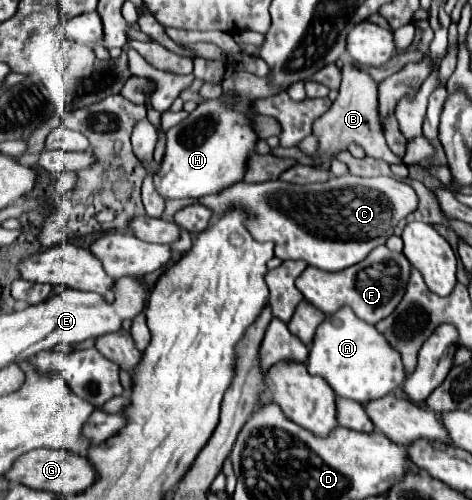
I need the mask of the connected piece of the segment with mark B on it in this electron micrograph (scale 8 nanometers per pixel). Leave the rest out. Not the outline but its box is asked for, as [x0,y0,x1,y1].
[314,63,404,163]

